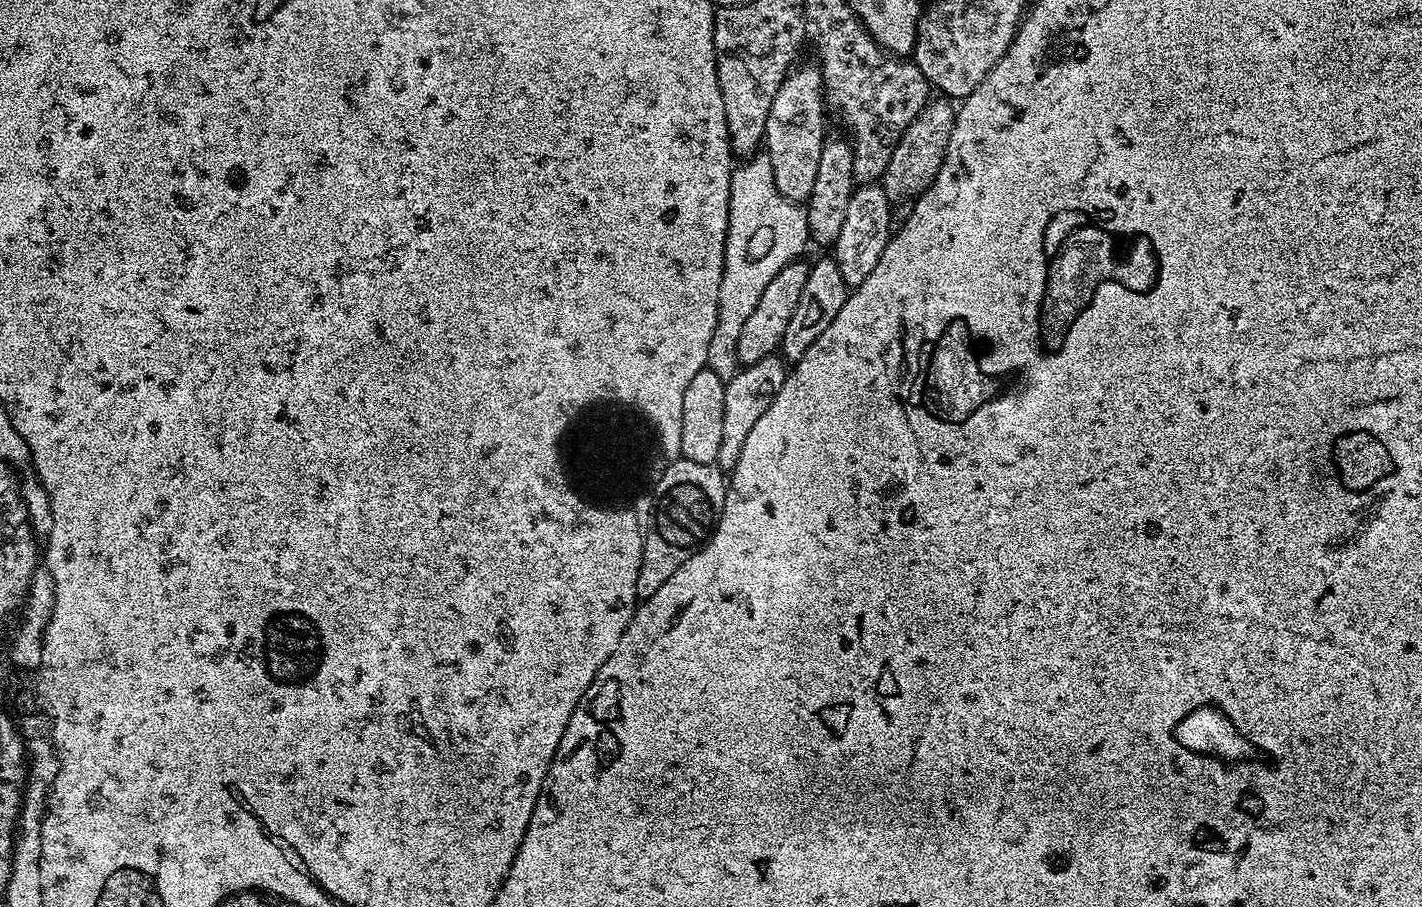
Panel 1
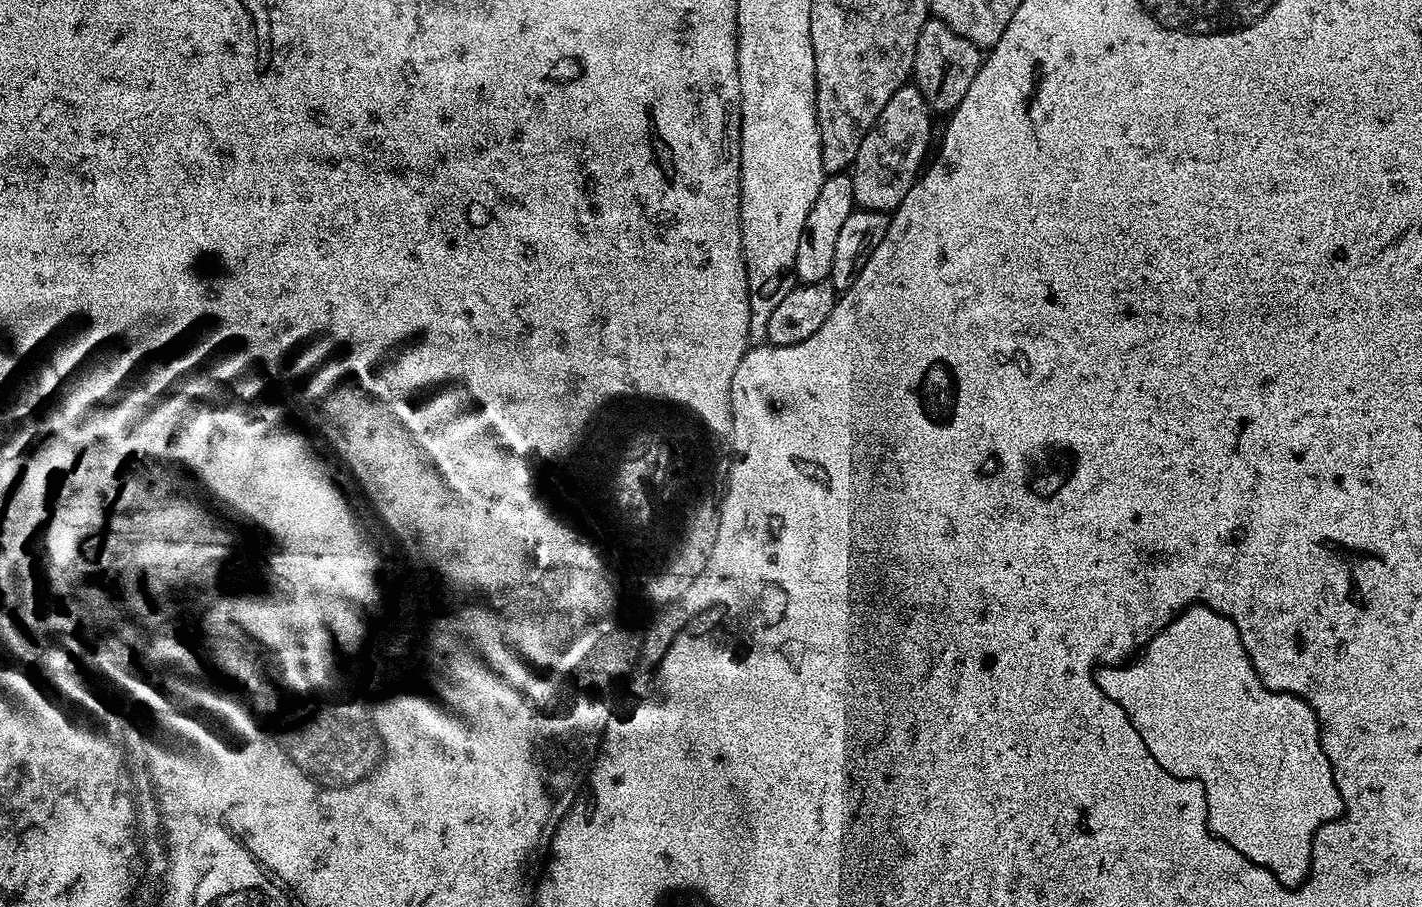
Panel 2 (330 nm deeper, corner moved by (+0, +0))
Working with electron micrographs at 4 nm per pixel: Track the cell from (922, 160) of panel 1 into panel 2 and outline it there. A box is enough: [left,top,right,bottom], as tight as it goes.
[911,18,982,114]

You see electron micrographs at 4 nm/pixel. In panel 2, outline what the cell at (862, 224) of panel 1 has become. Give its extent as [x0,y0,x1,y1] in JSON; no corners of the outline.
[850,83,934,214]

